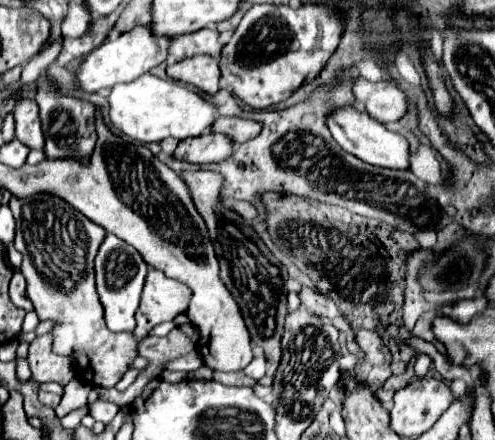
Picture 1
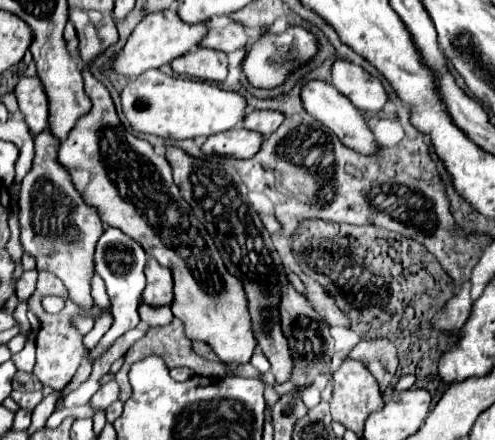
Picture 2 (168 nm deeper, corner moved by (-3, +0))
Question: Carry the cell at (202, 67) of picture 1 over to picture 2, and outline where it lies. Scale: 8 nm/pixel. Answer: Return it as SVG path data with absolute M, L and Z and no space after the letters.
M198 46L196 52L174 58L170 66L176 74L186 74L208 82L224 82L228 74L226 54L222 50L212 50L202 46Z

